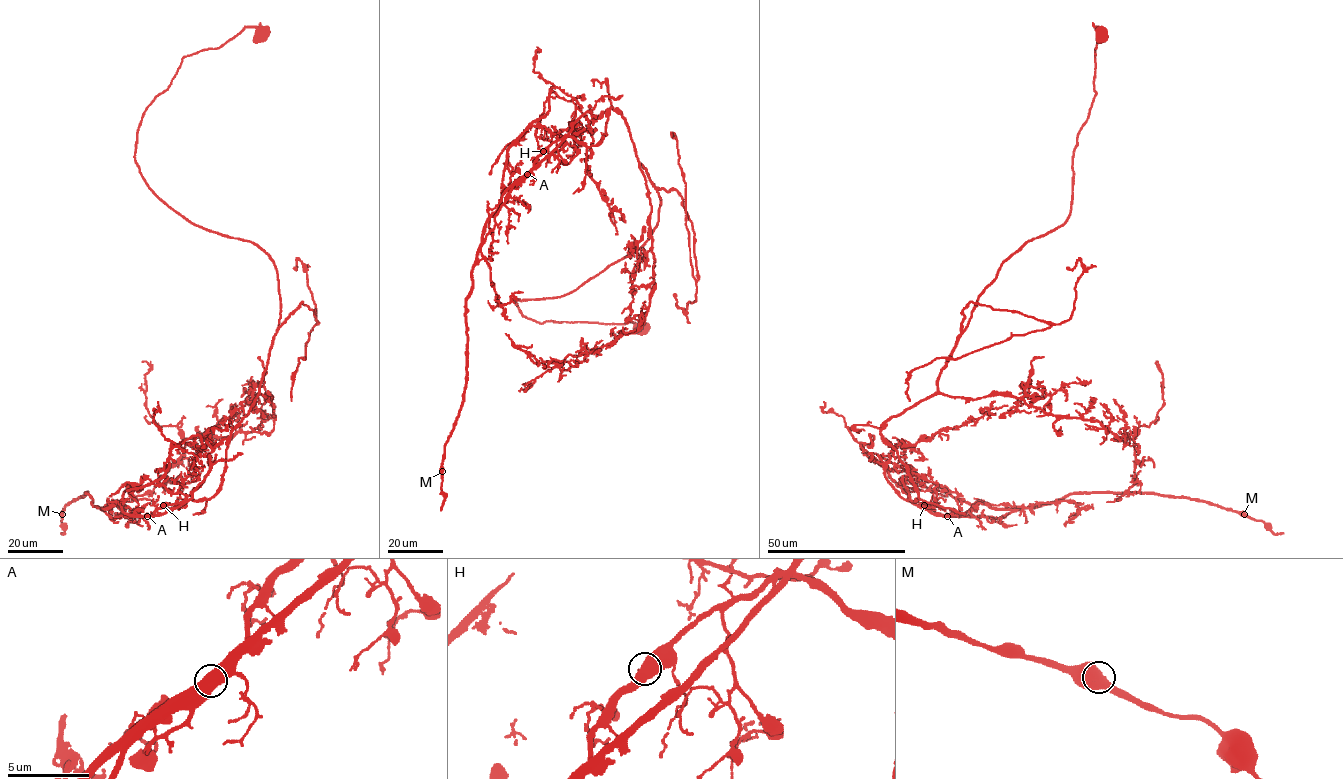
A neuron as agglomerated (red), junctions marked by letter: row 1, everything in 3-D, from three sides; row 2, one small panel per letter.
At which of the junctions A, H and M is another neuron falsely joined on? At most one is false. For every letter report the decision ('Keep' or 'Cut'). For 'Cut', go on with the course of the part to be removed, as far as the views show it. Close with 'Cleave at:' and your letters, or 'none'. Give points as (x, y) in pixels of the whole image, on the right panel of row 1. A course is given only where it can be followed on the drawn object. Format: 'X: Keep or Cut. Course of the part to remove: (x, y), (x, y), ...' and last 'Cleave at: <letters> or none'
A: Cut. Course of the part to remove: (947, 516), (963, 514), (979, 503), (1036, 507), (1073, 493), (1154, 493), (1244, 512), (1274, 534), (1283, 533)
H: Keep
M: Keep
Cleave at: A

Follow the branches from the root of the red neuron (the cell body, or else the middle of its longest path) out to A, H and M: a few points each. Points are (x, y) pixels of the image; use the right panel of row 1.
A: (1101, 34), (1069, 217), (1002, 264), (937, 391), (880, 430), (909, 501), (947, 516)
H: (1101, 34), (1069, 217), (1002, 264), (937, 391), (880, 430), (924, 505)
M: (1101, 34), (1069, 217), (1002, 264), (937, 391), (880, 435), (909, 501), (940, 515), (1087, 492), (1244, 514)

